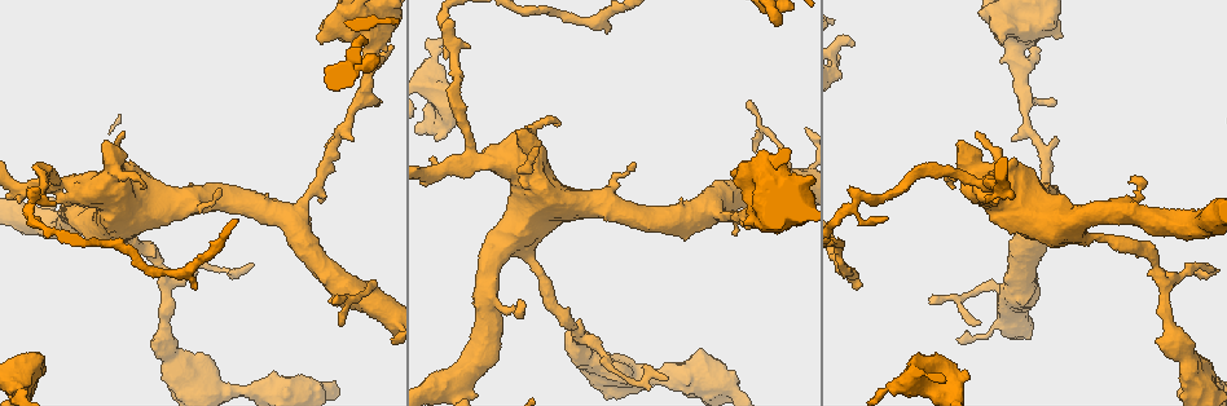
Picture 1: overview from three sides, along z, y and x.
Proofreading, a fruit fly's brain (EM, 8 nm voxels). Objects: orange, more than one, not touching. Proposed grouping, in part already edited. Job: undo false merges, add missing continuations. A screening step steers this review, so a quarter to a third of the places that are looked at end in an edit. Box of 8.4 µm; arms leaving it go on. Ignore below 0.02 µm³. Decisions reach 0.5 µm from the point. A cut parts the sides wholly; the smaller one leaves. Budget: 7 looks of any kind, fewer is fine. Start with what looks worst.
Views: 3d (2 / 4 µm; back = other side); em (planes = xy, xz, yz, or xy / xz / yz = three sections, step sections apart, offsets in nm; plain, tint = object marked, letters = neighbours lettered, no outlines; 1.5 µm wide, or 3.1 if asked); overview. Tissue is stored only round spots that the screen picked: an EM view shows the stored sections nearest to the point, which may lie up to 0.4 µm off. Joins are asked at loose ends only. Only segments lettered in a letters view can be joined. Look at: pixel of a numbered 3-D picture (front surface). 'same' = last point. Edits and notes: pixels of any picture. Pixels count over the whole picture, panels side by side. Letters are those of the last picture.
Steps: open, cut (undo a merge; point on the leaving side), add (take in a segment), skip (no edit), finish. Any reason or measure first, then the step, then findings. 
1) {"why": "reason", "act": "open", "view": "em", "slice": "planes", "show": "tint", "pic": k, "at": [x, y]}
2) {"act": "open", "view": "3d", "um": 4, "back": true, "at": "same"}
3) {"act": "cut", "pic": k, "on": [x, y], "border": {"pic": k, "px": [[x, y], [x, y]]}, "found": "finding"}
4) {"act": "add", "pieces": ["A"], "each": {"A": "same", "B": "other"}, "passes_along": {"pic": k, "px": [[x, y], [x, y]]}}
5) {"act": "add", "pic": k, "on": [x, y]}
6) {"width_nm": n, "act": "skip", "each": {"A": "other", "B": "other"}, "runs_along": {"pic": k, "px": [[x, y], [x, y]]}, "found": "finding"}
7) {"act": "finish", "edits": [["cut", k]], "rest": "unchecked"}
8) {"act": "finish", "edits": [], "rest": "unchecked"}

{"why": "branch stops here", "act": "open", "view": "em", "slice": "xz", "step": 8, "show": "letters", "pic": 1, "at": [553, 122]}

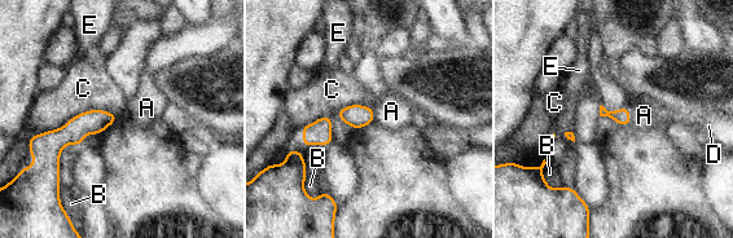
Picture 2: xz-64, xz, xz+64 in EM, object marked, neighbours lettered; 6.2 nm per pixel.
{"why": "another direction", "act": "open", "view": "em", "slice": "planes", "show": "letters", "at": "same"}

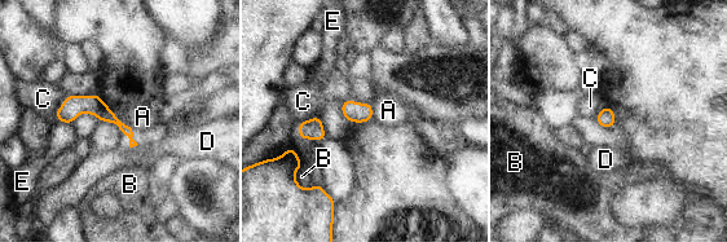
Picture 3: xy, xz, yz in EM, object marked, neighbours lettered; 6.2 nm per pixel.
{"width_nm": 110, "act": "skip", "each": {"A": "other", "B": "other", "C": "other", "D": "other", "E": "other"}, "border": {"pic": 3, "px": [[370, 104], [373, 119]]}, "found": "none of them fits"}

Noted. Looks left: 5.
{"why": "branch stops here", "act": "open", "view": "em", "slice": "xz", "step": 4, "show": "tint", "pic": 1, "at": [219, 187]}

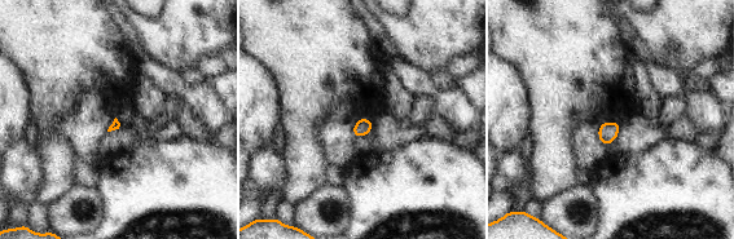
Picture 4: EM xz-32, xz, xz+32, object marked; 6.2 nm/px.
{"why": "see the neighbours", "act": "open", "view": "em", "slice": "xz", "step": 4, "show": "letters", "at": "same"}

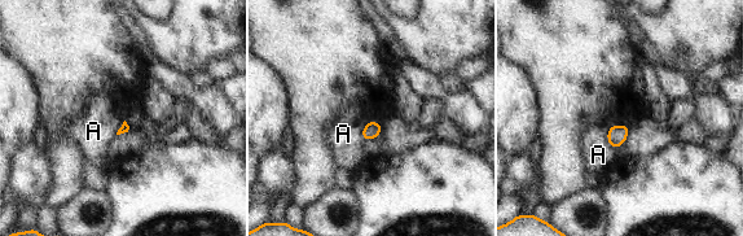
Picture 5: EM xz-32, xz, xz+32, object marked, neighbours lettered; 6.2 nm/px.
{"act": "skip", "each": {"A": "other"}, "border": {"pic": 5, "px": [[612, 125], [607, 141], [615, 149]]}, "found": "none of them fits"}

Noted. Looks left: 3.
{"why": "thin end", "act": "open", "view": "em", "slice": "planes", "show": "letters", "pic": 1, "at": [1128, 181]}

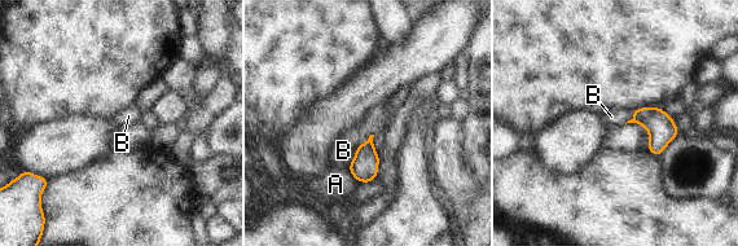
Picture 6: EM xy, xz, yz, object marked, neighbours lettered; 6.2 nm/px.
{"act": "add", "pieces": ["B"], "each": {"A": "other", "B": "same"}, "found": "the neuron continues"}

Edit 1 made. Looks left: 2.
{"act": "finish", "edits": [["add", 6]], "rest": "unchecked"}

